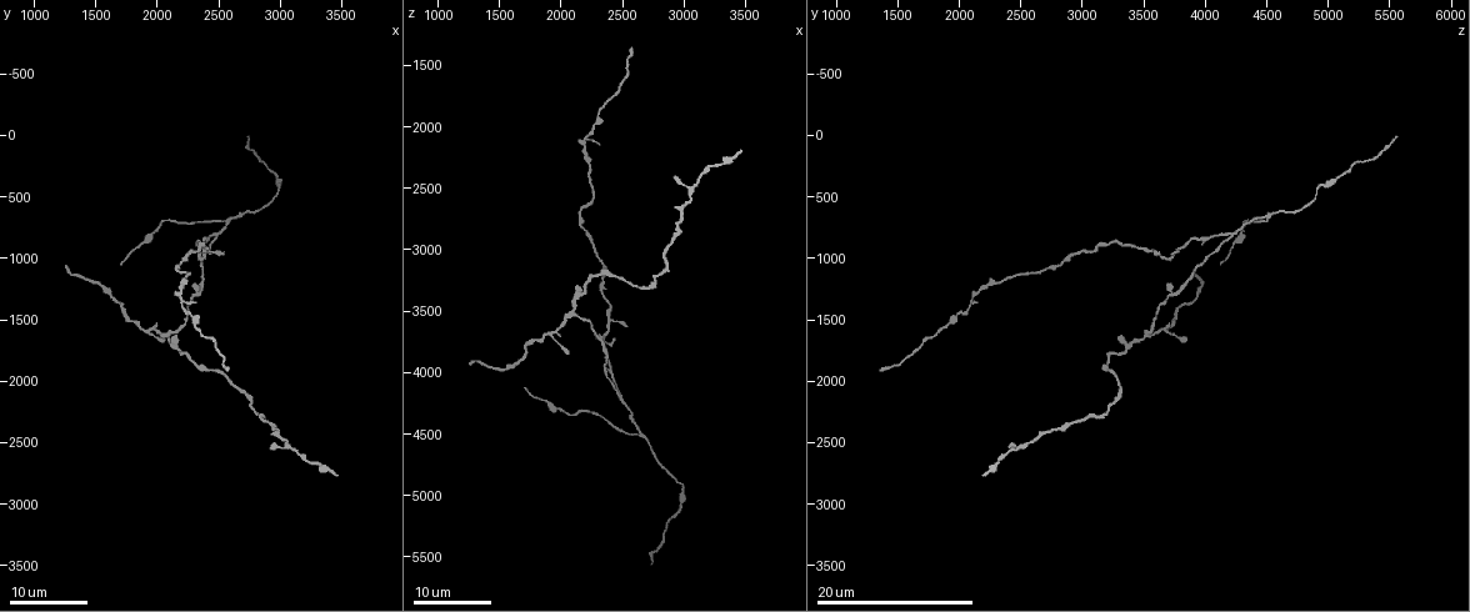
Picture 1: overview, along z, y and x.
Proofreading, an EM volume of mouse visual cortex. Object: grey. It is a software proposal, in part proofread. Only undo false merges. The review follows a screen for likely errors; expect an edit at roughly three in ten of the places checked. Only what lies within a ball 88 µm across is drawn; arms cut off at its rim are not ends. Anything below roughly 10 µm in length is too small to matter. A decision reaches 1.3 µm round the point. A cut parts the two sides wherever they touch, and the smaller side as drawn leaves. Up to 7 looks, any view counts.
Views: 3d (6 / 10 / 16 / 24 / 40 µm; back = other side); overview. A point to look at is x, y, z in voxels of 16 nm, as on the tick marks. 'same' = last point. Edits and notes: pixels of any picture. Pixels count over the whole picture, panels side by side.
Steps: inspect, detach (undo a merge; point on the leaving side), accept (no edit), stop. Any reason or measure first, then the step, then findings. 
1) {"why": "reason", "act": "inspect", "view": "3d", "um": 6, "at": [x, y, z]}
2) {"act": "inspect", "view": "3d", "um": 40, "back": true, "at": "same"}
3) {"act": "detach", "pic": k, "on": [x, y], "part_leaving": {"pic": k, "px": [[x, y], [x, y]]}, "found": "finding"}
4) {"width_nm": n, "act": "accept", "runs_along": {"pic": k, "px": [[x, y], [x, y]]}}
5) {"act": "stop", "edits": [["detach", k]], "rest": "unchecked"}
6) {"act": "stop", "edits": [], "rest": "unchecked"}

{"why": "three-way junction", "act": "inspect", "view": "3d", "um": 16, "at": [2080, 1640, 3500]}

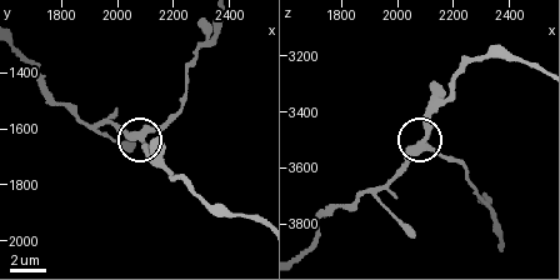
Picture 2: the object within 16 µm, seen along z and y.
{"act": "inspect", "view": "3d", "um": 6, "at": "same"}

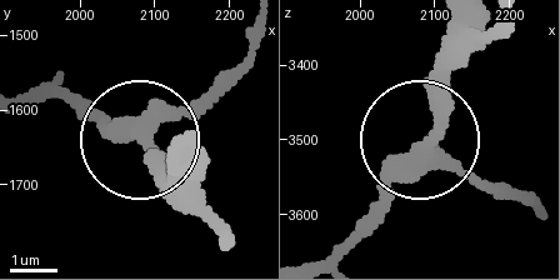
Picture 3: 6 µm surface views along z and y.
{"arms": 3, "act": "accept", "runs_along": {"pic": 3, "px": [[536, 209], [425, 149], [329, 256]]}, "found": "all the same neuron"}

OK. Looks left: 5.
{"why": "three arms meet", "act": "inspect", "view": "3d", "um": 24, "at": [2500, 820, 4200]}

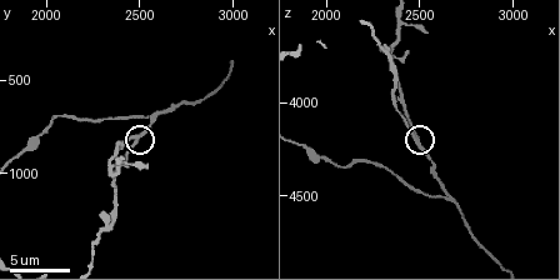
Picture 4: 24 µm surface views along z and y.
{"act": "inspect", "view": "3d", "um": 6, "at": "same"}

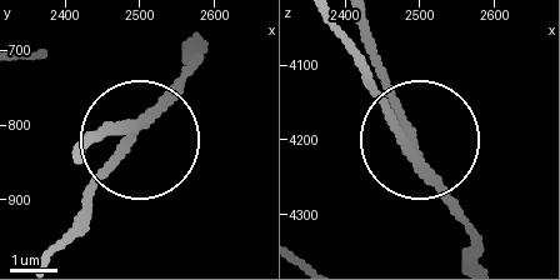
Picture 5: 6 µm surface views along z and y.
{"arms": 3, "act": "detach", "pic": 5, "on": [123, 134], "part_leaving": {"pic": 5, "px": [[158, 110], [114, 119], [83, 143]]}, "found": "two neurons meet here"}

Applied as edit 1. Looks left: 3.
{"act": "inspect", "view": "overview"}

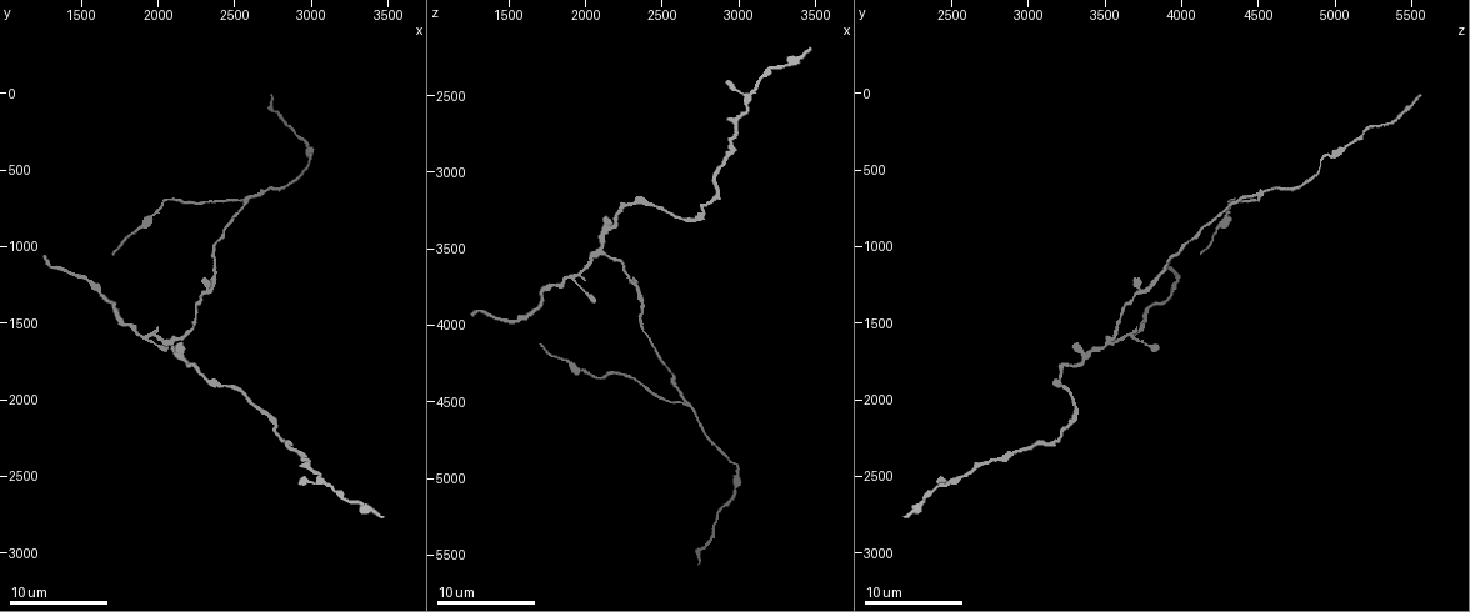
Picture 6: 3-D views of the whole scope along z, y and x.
{"why": "two arms in line, one across", "act": "inspect", "view": "3d", "um": 6, "at": [3100, 2540, 2480]}

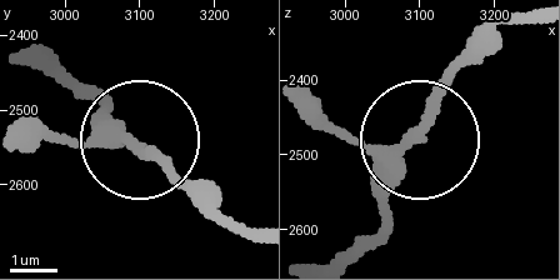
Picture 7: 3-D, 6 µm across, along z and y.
{"act": "inspect", "view": "3d", "um": 6, "back": true, "at": [3090, 2545, 2475]}

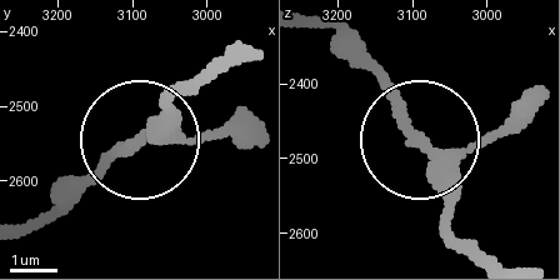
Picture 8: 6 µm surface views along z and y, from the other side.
{"act": "accept", "runs_along": {"pic": 8, "px": [[468, 249], [448, 225], [444, 178], [411, 118], [340, 38]]}, "found": "all the same neuron"}

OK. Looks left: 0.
{"act": "stop", "edits": [["detach", 5]], "rest": "unchecked"}

